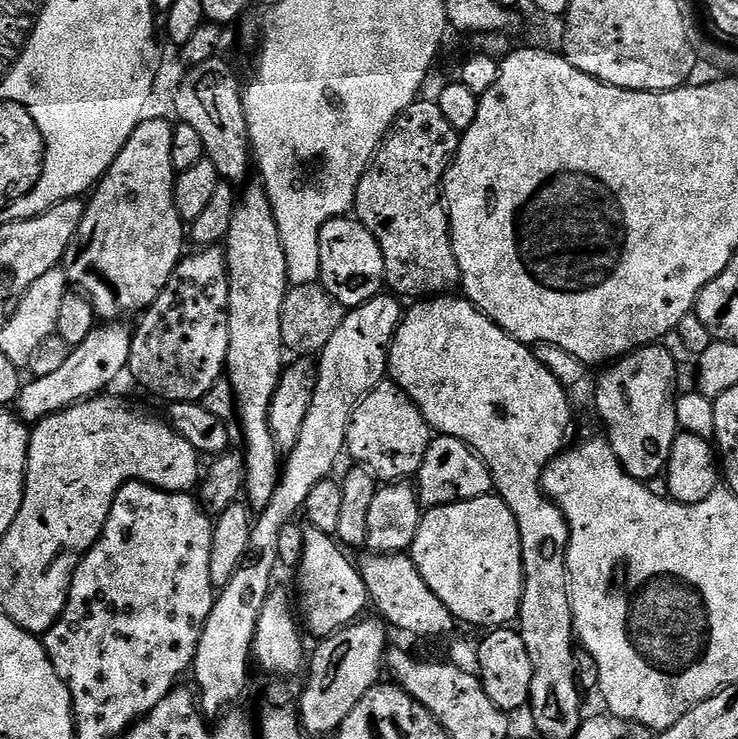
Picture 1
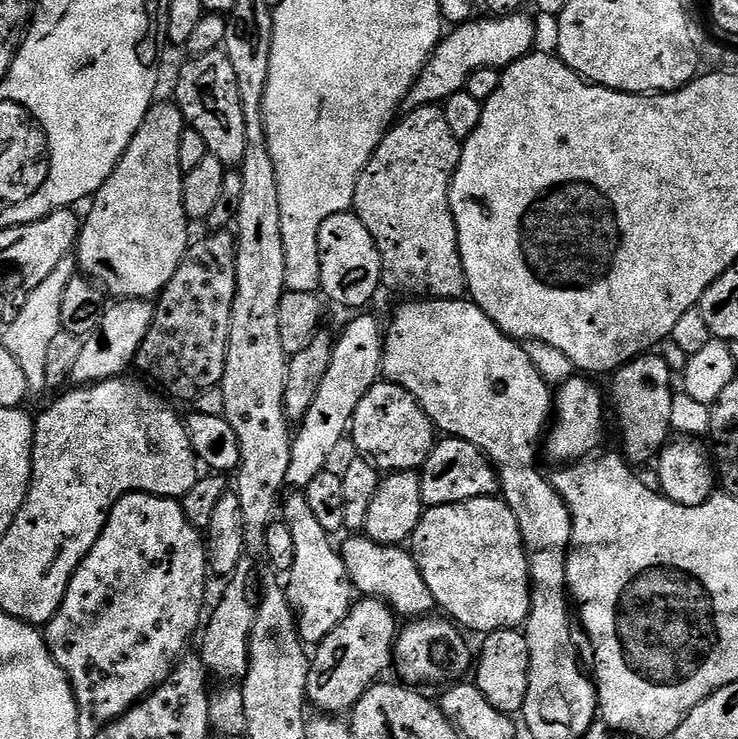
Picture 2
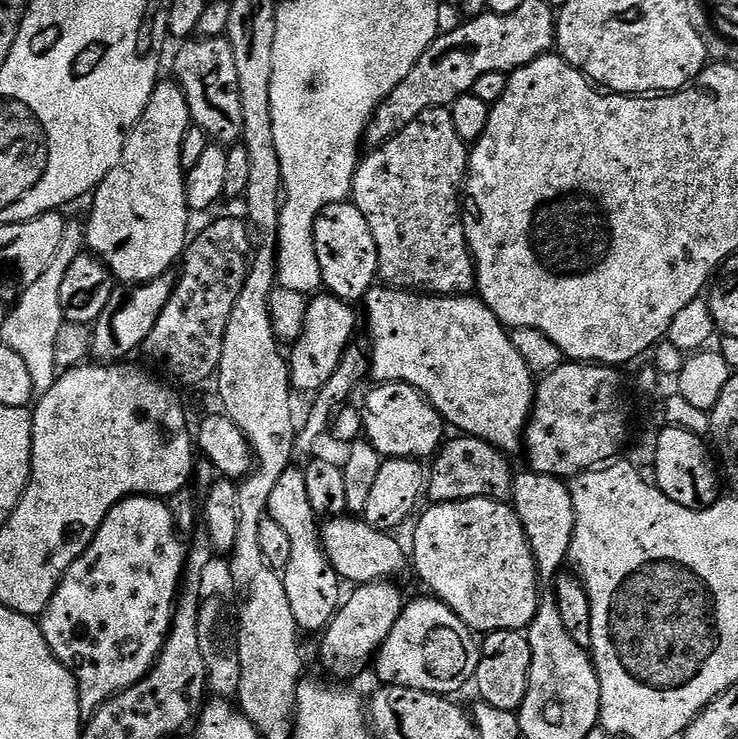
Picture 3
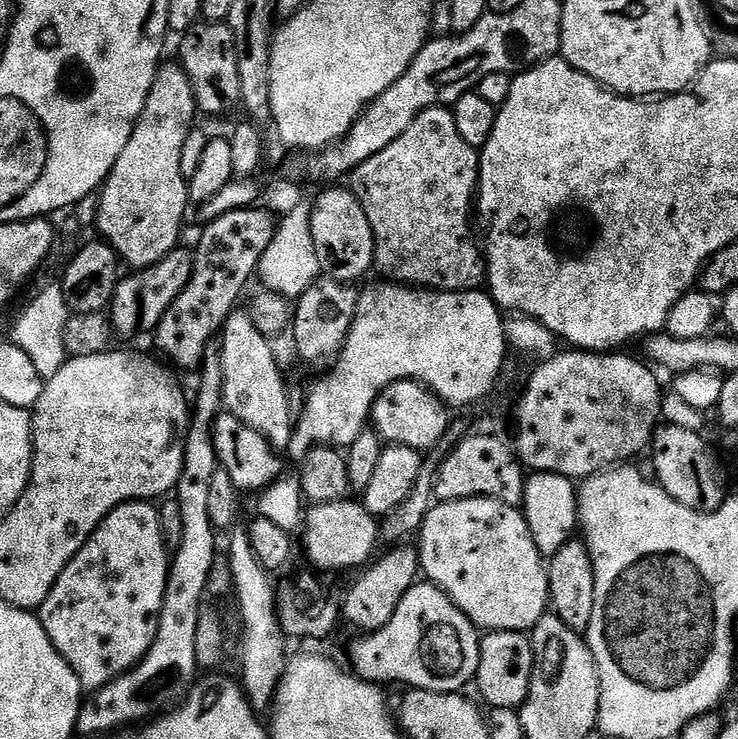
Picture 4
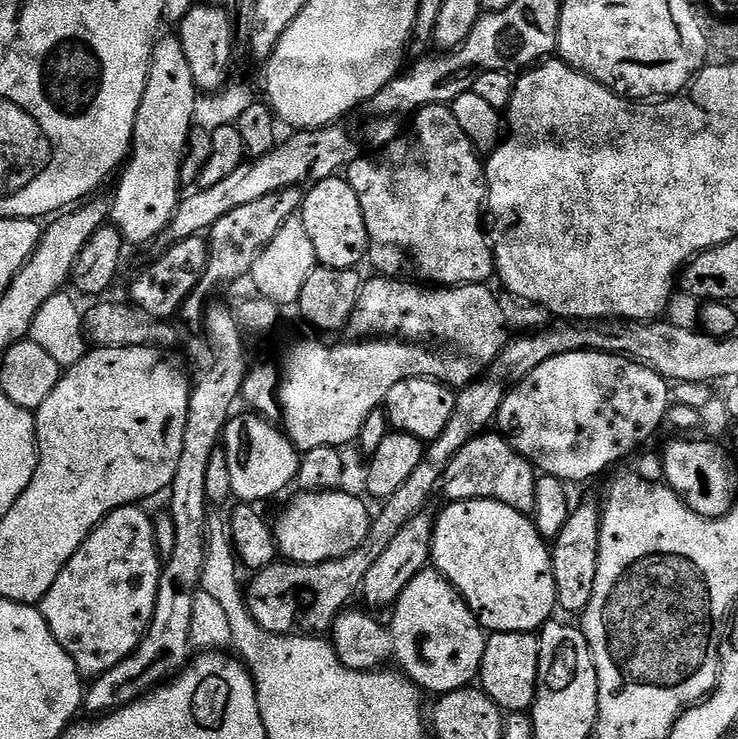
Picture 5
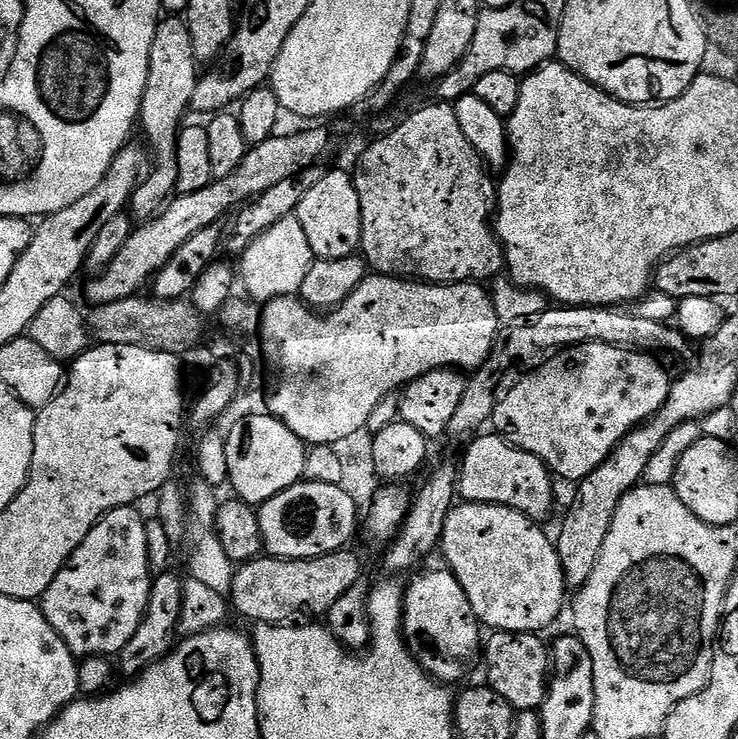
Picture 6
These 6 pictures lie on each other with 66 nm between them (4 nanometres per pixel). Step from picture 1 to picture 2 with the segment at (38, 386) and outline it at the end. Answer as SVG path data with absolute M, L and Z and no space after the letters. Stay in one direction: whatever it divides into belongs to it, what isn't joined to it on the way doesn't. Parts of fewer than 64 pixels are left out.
M120 298L109 303L101 311L96 329L83 337L82 351L78 354L78 362L74 362L70 373L71 383L76 386L87 386L93 382L111 380L114 376L124 376L127 368L133 367L138 350L142 346L142 338L146 338L146 330L150 330L155 313L155 303L148 298Z

